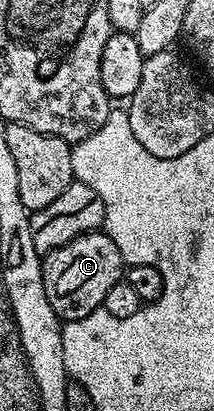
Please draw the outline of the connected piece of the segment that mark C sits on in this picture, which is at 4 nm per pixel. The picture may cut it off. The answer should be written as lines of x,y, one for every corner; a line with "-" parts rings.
105,231
81,234
68,244
52,249
42,258
42,279
45,295
61,321
83,319
101,307
113,284
125,275
126,265
120,248

